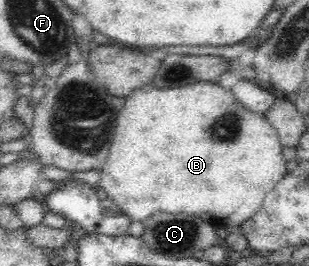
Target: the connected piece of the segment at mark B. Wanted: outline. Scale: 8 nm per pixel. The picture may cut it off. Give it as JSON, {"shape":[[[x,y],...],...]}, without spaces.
{"shape":[[[194,83],[188,87],[174,87],[174,89],[138,89],[132,90],[124,99],[124,109],[118,113],[116,135],[111,139],[111,148],[108,159],[101,169],[101,178],[98,184],[107,193],[107,203],[118,205],[122,214],[126,214],[131,221],[145,222],[151,215],[158,212],[167,214],[185,213],[198,217],[213,225],[215,228],[225,227],[231,229],[234,225],[241,225],[251,215],[254,215],[262,205],[266,194],[284,177],[286,160],[282,156],[285,148],[271,123],[265,119],[264,114],[256,114],[242,106],[231,90],[225,90],[214,83]]]}

